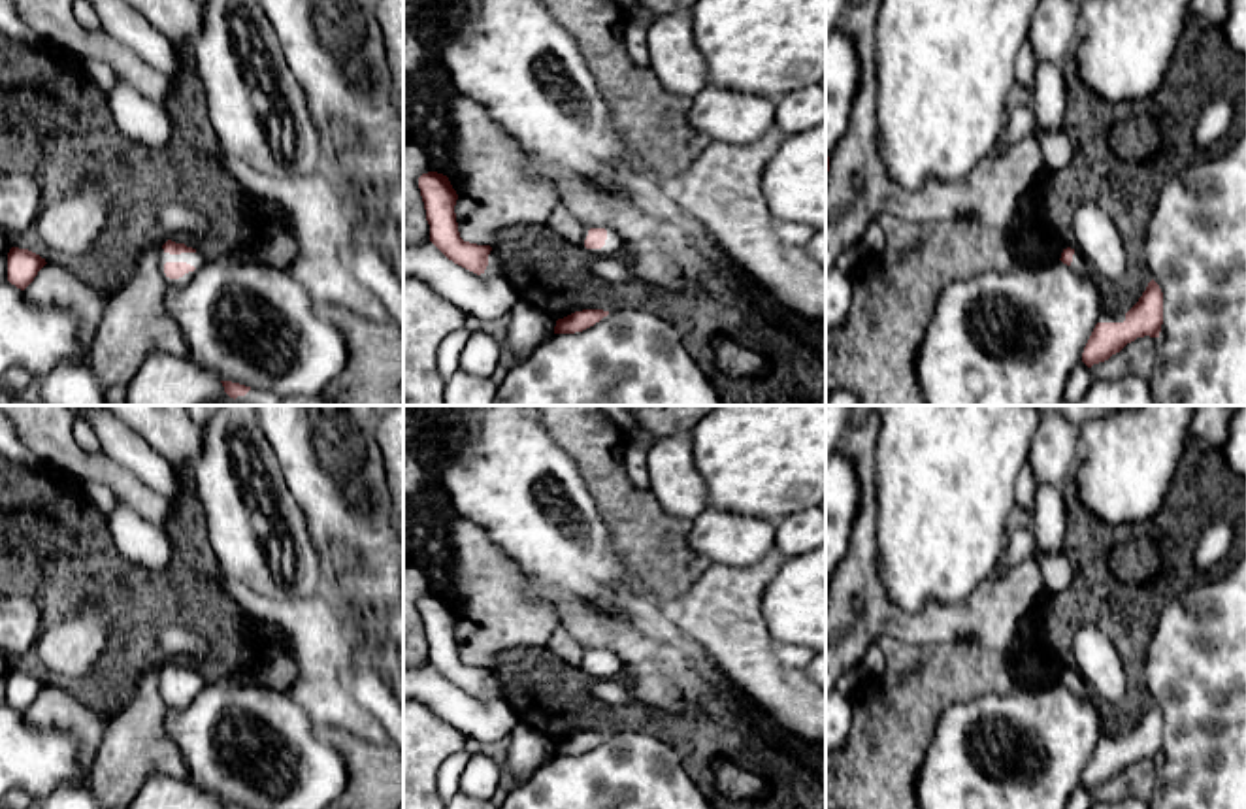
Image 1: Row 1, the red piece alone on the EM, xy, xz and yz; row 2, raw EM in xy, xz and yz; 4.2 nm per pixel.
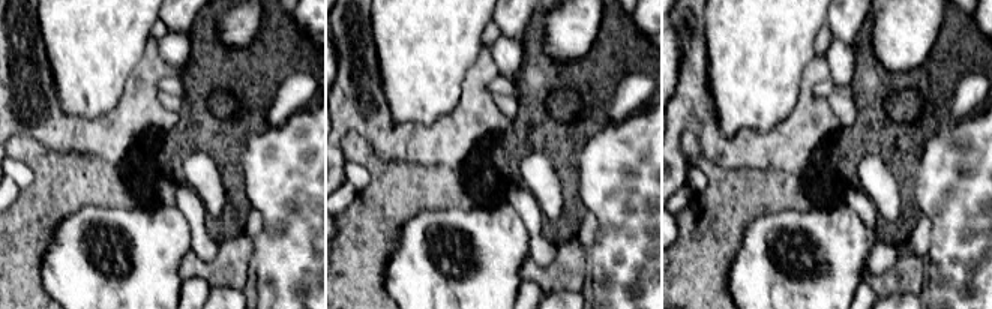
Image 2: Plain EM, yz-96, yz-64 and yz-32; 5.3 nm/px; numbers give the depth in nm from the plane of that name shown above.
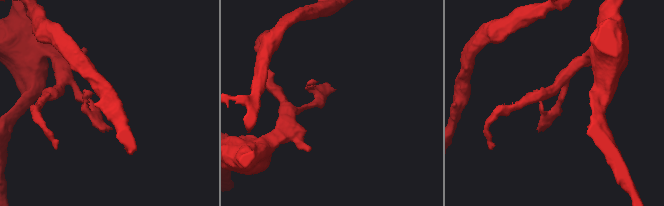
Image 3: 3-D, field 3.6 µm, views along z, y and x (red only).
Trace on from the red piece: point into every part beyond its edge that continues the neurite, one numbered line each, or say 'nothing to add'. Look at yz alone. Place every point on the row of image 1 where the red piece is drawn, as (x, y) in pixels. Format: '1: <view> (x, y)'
1: yz (1079, 264)

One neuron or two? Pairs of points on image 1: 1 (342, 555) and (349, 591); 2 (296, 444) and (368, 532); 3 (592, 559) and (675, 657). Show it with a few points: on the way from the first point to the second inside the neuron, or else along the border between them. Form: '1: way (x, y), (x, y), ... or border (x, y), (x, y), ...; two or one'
1: border (359, 557), (340, 583), (357, 617); two
2: way (317, 466), (336, 485), (345, 511); one
3: way (602, 583), (651, 632); one

